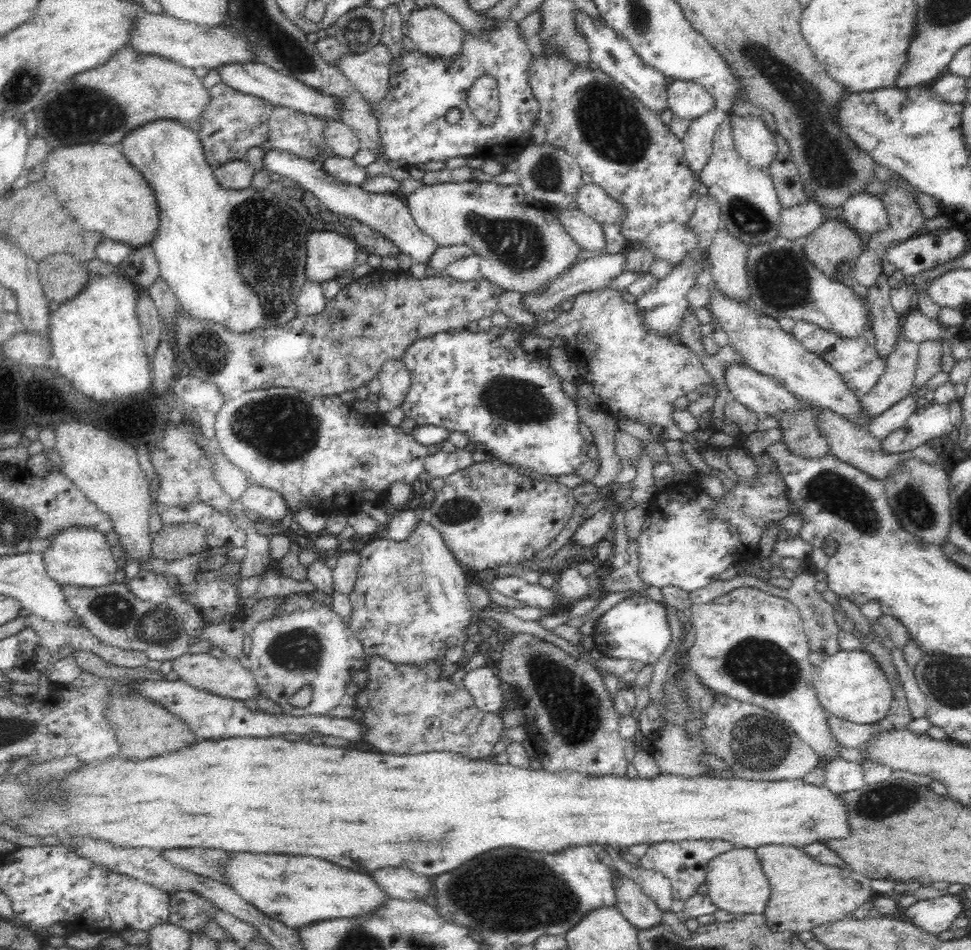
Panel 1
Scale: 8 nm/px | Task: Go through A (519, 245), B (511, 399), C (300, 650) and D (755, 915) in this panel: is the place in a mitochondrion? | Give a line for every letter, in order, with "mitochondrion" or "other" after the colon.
A: mitochondrion
B: mitochondrion
C: mitochondrion
D: other

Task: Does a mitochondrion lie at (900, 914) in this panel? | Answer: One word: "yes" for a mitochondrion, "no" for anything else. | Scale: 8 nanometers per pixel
no

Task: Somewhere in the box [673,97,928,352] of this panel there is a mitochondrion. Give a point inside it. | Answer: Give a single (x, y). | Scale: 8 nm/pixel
(781, 276)

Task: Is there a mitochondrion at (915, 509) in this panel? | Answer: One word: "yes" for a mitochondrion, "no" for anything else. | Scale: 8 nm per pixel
yes

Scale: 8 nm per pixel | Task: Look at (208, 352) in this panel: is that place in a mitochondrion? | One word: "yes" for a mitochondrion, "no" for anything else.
yes

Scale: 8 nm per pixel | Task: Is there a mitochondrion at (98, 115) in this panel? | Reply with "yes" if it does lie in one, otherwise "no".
yes

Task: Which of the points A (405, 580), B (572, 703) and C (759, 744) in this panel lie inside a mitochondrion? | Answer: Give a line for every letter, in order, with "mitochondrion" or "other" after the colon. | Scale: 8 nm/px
A: mitochondrion
B: mitochondrion
C: mitochondrion

